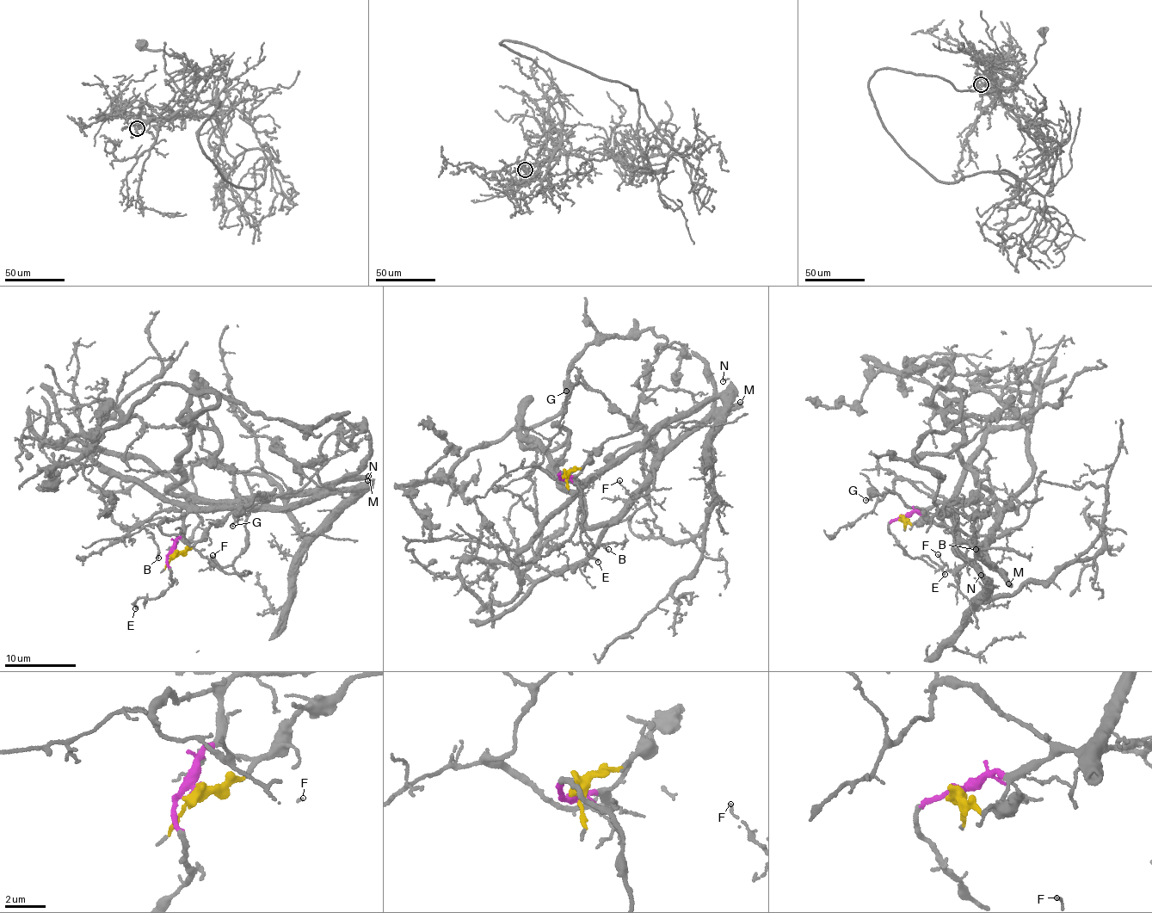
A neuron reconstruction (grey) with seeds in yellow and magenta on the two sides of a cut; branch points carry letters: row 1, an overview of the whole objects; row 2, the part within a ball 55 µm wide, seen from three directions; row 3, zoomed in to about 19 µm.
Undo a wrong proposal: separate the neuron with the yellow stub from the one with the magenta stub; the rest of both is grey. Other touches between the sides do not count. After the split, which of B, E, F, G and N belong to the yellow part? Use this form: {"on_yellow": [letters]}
{"on_yellow": ["G"]}

